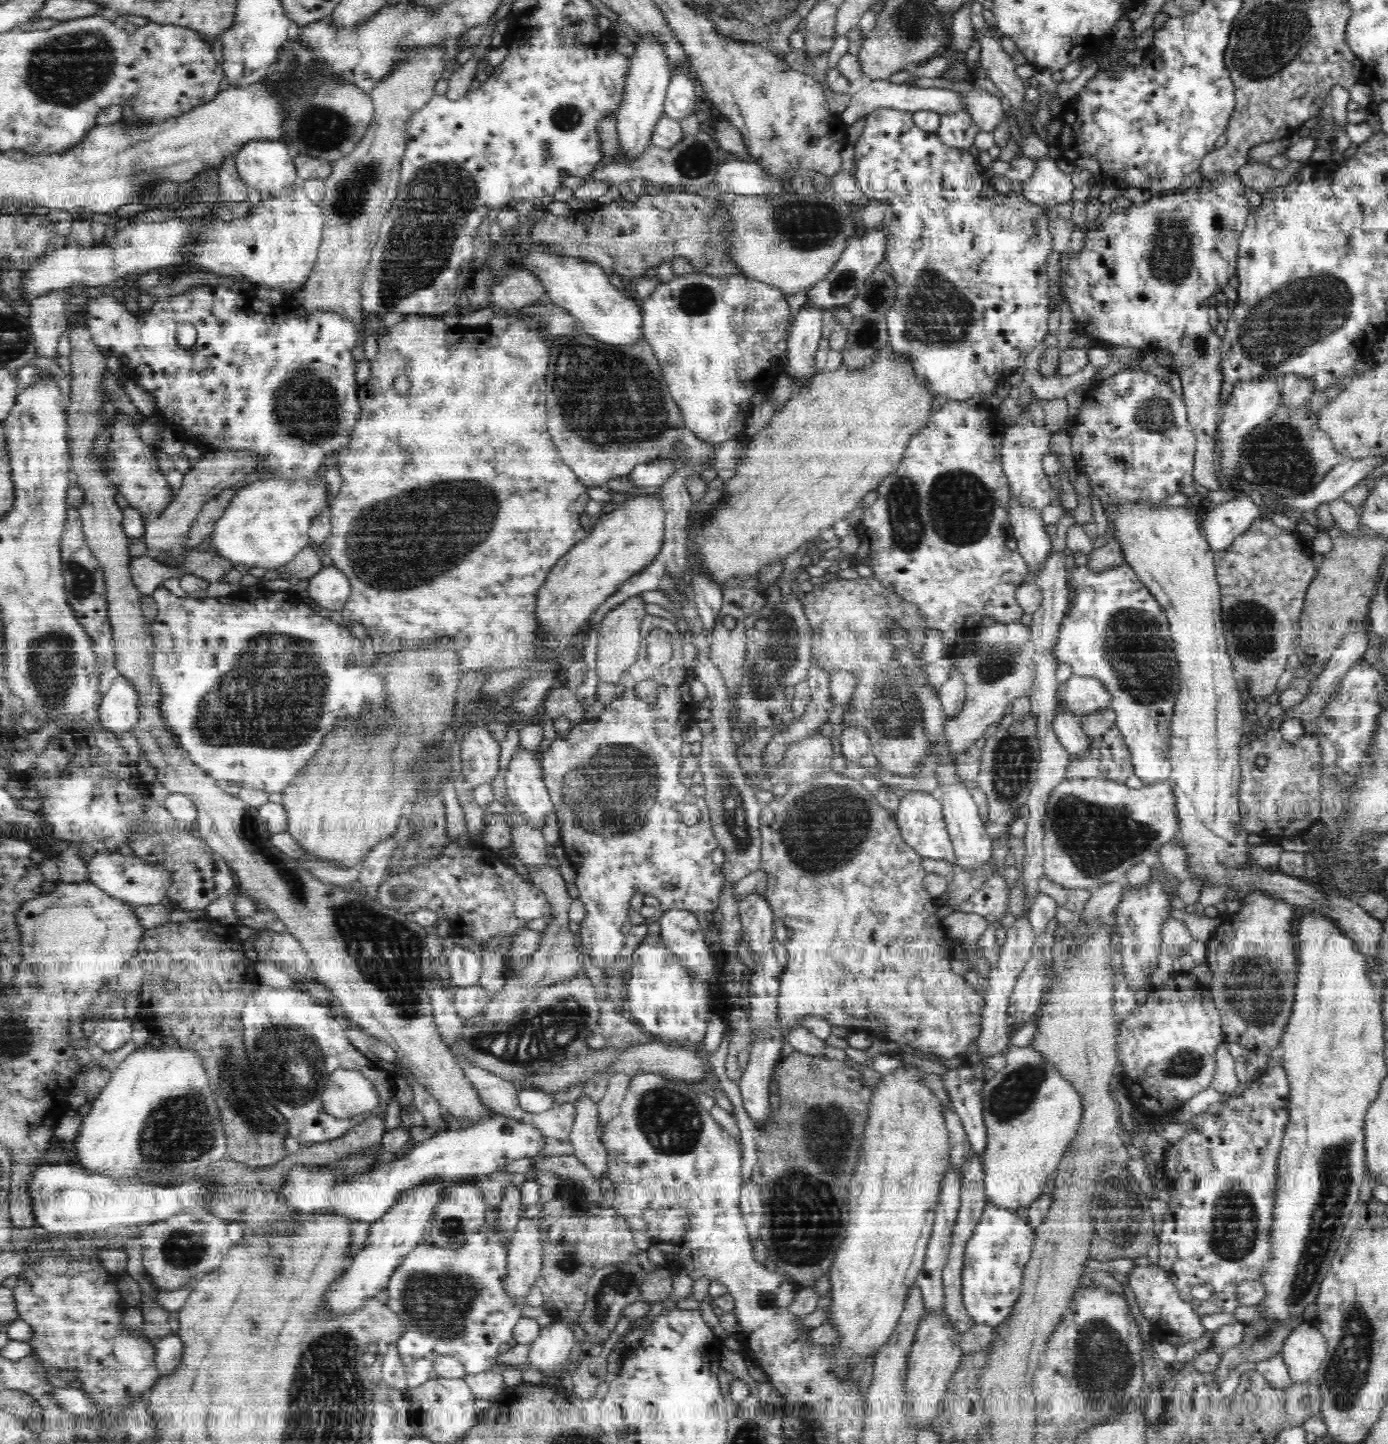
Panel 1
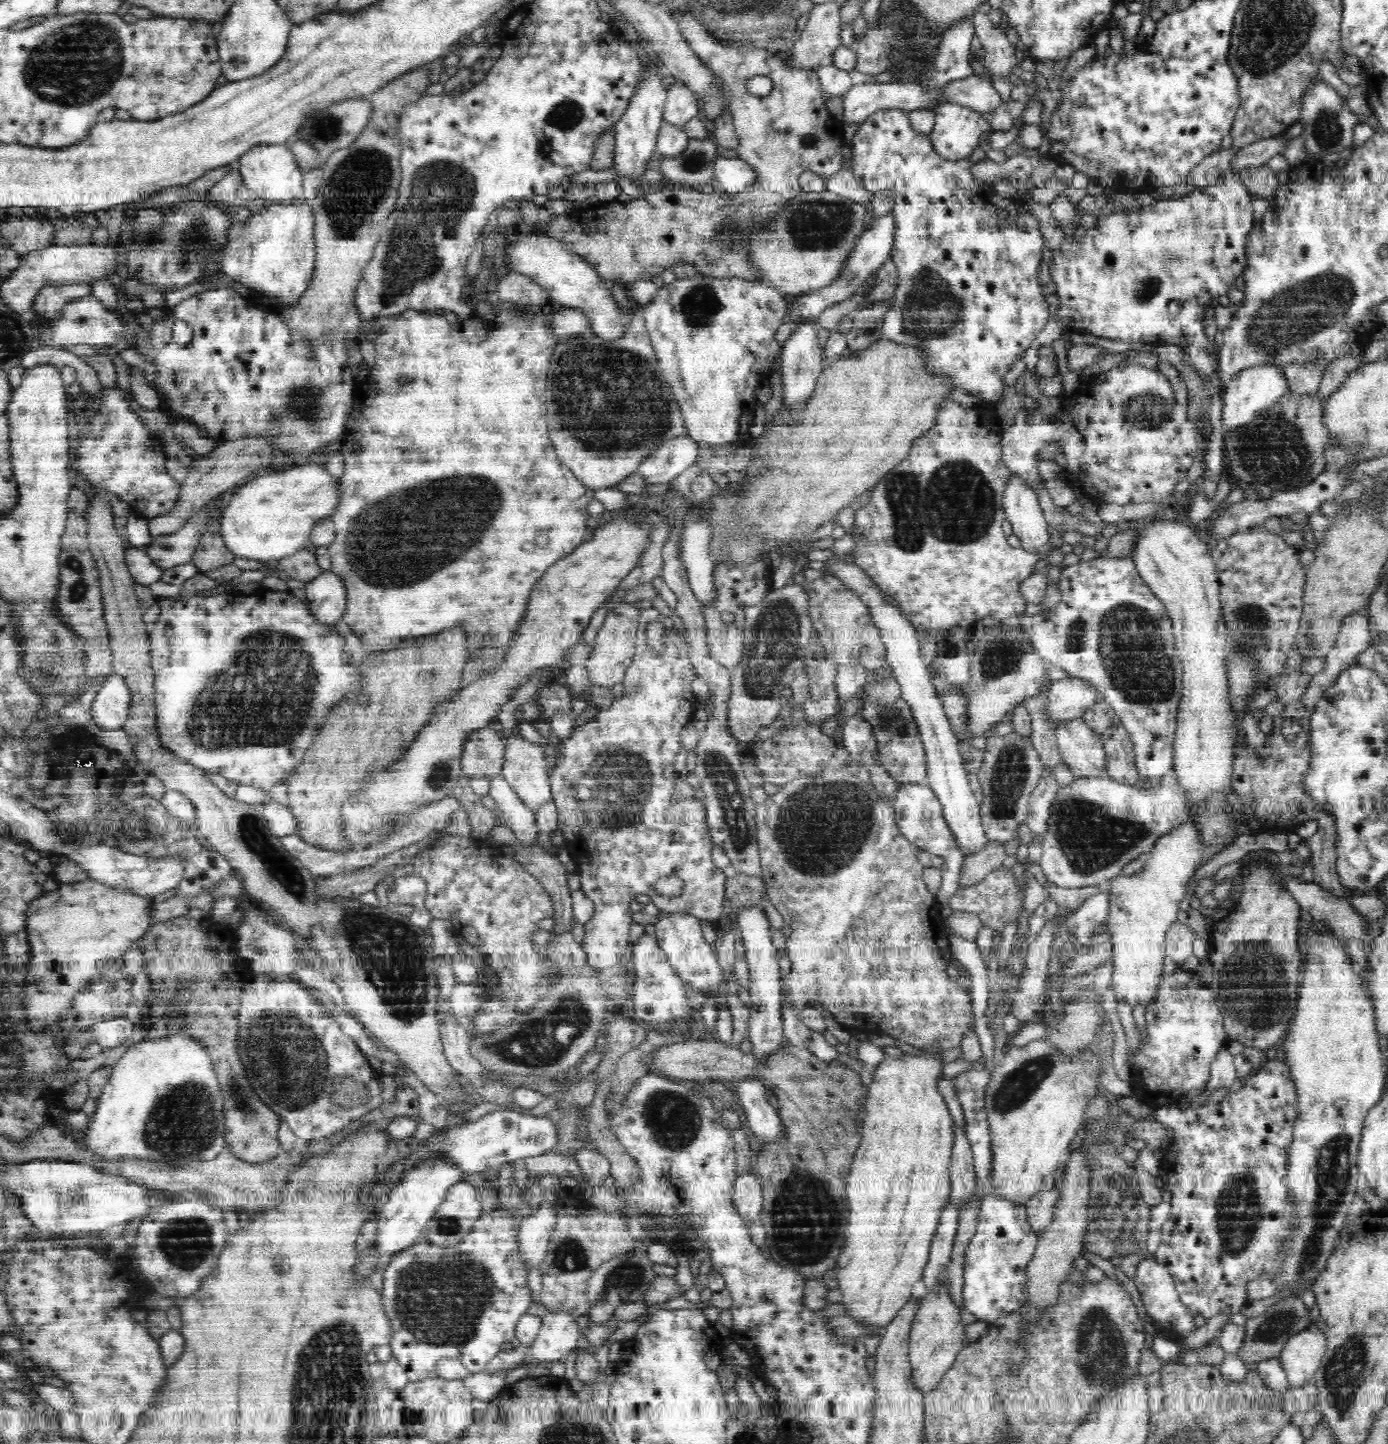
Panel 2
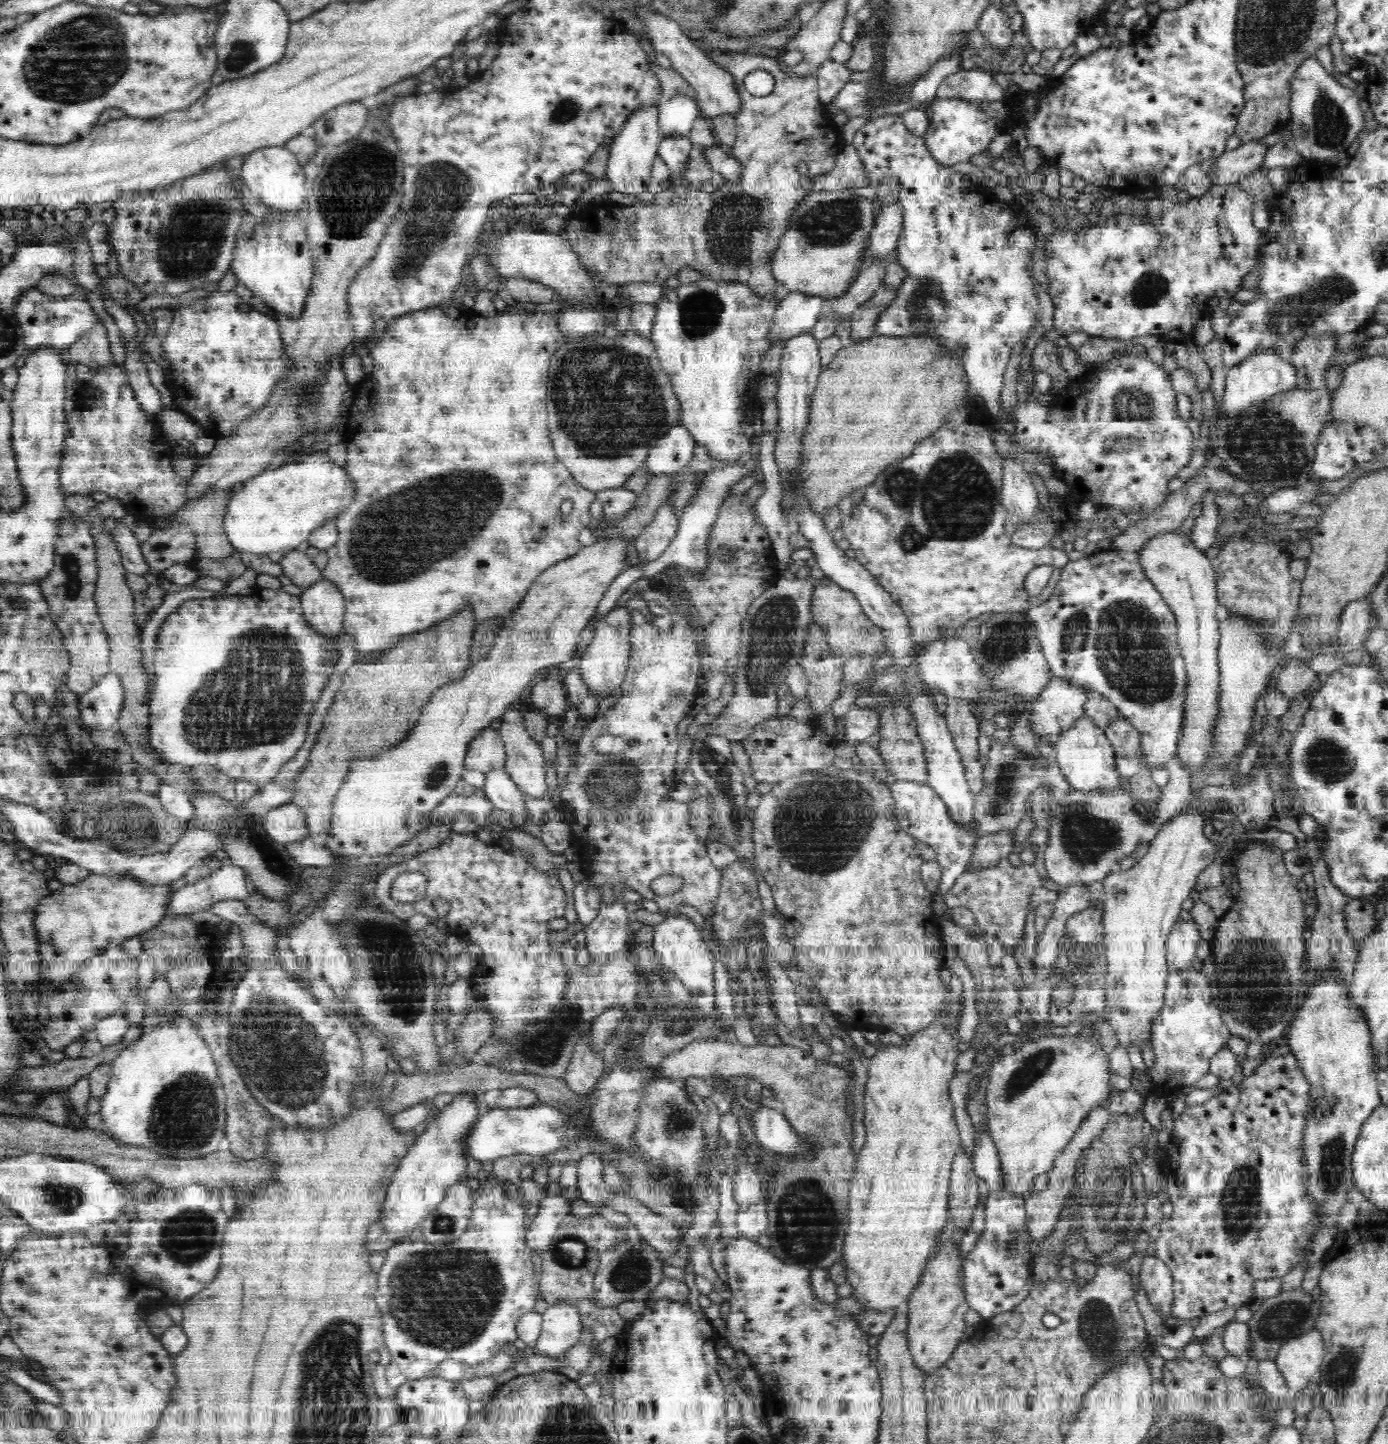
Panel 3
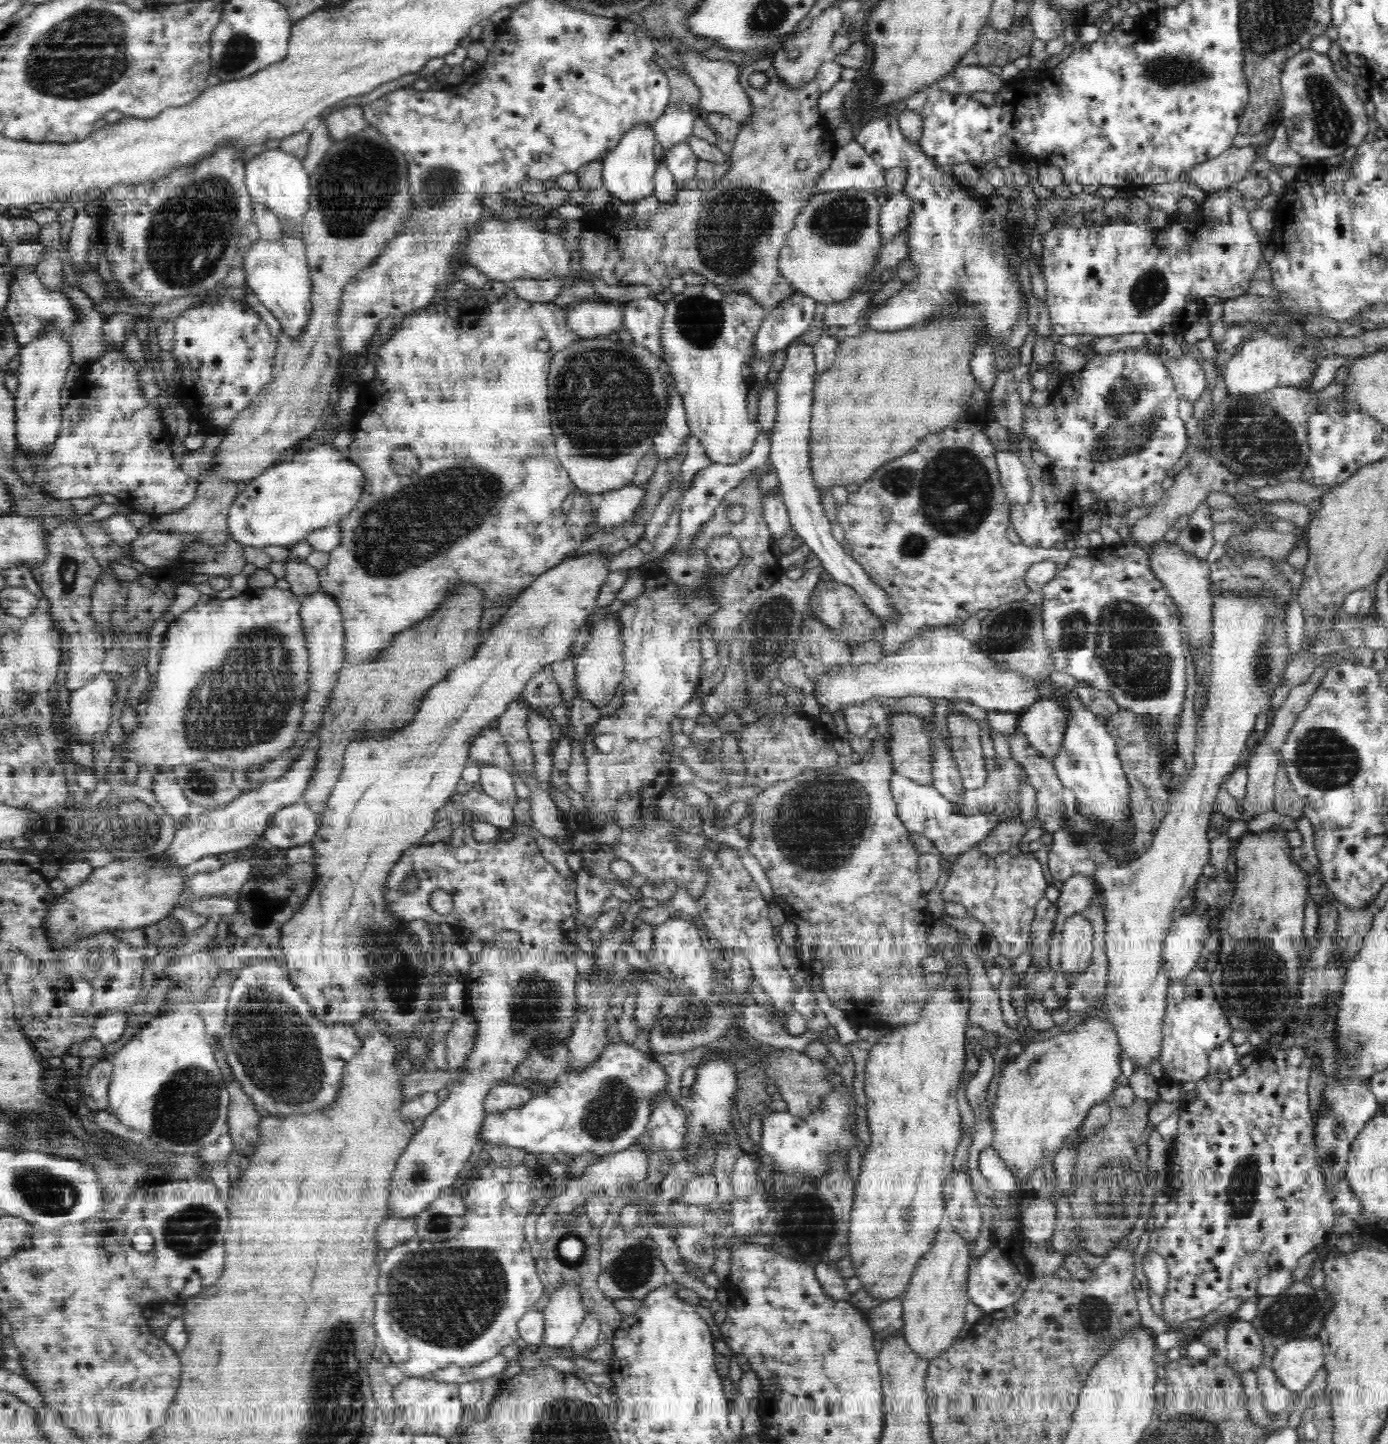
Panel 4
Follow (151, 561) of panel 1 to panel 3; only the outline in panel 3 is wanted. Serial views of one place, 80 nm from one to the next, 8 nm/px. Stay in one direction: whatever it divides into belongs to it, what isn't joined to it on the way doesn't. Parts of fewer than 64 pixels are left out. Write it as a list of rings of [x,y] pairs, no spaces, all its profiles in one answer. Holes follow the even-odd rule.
[[[113,522],[110,533],[112,533],[112,539],[116,541],[116,547],[118,547],[122,557],[122,565],[124,565],[127,572],[144,577],[149,571],[154,572],[154,570],[151,570],[150,565],[146,563],[140,549],[140,543],[136,540],[130,526]]]

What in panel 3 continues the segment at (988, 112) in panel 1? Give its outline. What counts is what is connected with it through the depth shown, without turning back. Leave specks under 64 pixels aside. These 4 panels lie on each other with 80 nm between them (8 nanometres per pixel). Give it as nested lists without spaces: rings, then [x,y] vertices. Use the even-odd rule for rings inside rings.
[[[963,69],[942,80],[936,97],[962,97],[980,105],[982,102],[1002,101],[1004,91],[986,70]]]

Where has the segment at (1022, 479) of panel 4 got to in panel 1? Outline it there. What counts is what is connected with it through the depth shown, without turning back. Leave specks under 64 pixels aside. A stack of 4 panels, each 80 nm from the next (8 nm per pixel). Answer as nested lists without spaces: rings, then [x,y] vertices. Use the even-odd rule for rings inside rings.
[[[1013,496],[1008,504],[1008,521],[1013,528],[1013,537],[1017,542],[1017,551],[1030,565],[1029,572],[1042,572],[1048,558],[1052,542],[1051,535],[1042,521],[1040,509],[1017,502]]]

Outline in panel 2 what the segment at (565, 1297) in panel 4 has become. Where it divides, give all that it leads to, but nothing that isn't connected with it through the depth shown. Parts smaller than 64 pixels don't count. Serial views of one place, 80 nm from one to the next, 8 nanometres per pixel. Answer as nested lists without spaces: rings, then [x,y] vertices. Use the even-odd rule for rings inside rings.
[[[548,1312],[543,1318],[542,1328],[528,1350],[528,1361],[539,1366],[565,1360],[573,1348],[584,1344],[584,1336],[574,1318],[564,1312]]]

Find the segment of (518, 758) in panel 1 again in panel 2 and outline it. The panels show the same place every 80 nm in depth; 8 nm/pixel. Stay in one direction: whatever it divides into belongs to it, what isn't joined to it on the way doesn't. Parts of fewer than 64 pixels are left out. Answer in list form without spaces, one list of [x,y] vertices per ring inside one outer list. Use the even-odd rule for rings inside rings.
[[[519,730],[515,737],[506,740],[505,760],[501,774],[503,779],[512,787],[516,796],[529,808],[533,813],[545,802],[553,800],[551,784],[549,783],[549,764],[546,761],[545,746],[538,743],[530,743],[523,739]]]

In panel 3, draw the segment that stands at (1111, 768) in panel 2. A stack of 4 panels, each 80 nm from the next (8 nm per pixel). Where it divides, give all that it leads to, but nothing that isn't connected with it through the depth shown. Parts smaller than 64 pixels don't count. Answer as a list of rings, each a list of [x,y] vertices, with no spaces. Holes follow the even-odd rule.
[[[1120,716],[1113,721],[1106,729],[1108,740],[1111,741],[1112,749],[1116,752],[1116,765],[1118,766],[1119,776],[1122,781],[1122,788],[1126,789],[1129,798],[1133,800],[1133,806],[1137,814],[1144,817],[1148,823],[1154,823],[1157,820],[1158,802],[1162,798],[1162,788],[1152,781],[1149,766],[1144,762],[1143,742],[1141,733],[1132,726],[1131,720]]]

